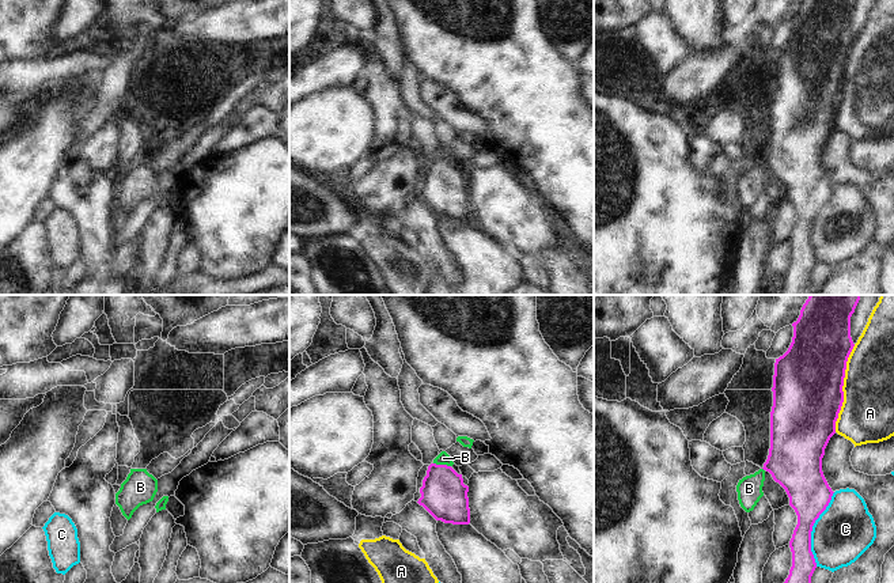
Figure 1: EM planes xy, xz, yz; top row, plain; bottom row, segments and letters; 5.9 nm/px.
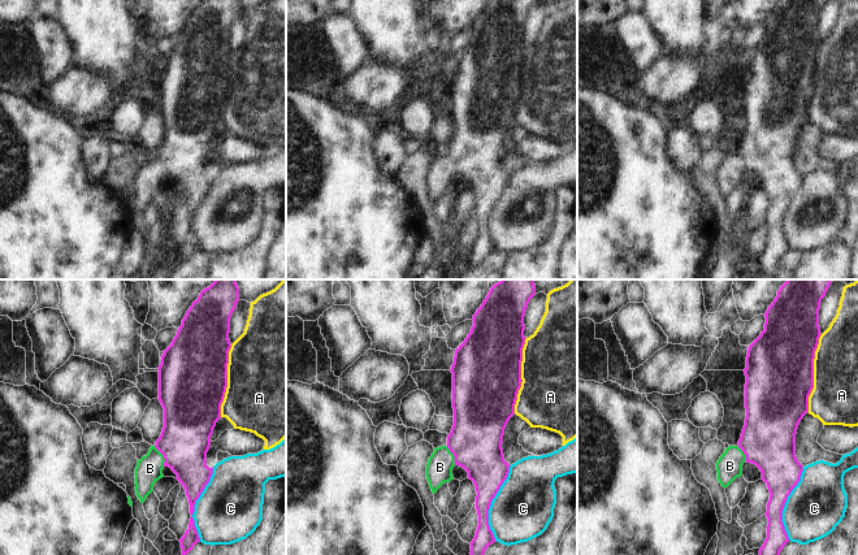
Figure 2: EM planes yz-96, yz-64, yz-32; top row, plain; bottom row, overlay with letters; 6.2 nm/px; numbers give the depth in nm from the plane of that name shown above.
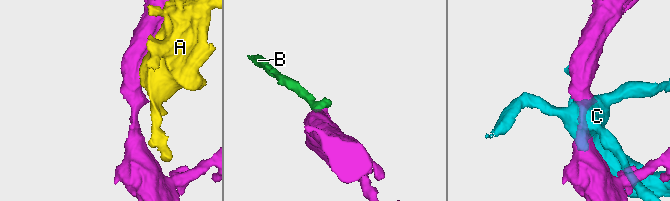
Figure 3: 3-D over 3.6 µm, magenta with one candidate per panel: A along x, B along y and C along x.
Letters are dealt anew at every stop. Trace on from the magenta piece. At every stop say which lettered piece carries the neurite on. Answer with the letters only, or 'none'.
B.

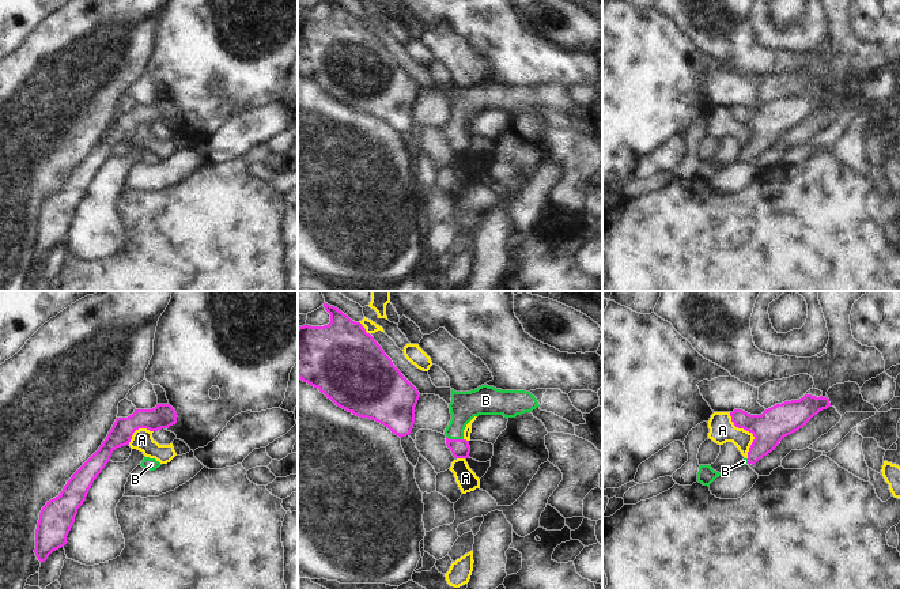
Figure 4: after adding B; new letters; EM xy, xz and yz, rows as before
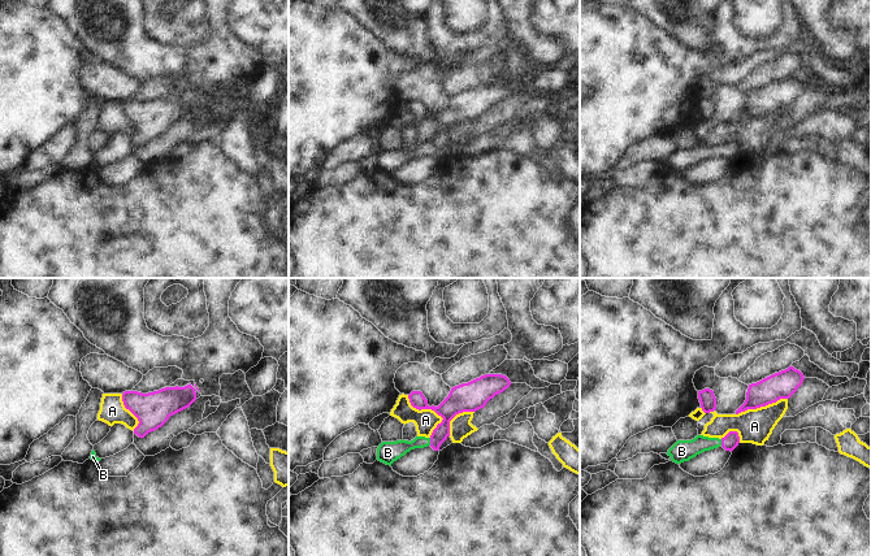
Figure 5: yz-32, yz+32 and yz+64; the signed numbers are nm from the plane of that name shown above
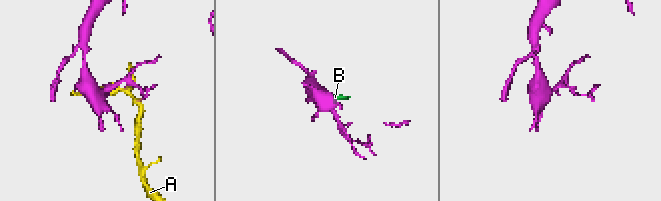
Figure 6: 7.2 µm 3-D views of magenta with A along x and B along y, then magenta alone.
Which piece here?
B.

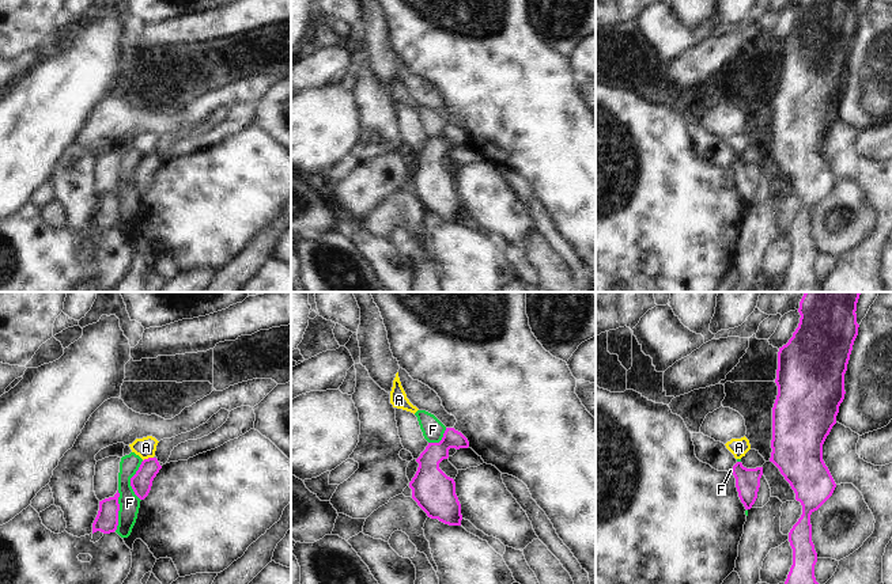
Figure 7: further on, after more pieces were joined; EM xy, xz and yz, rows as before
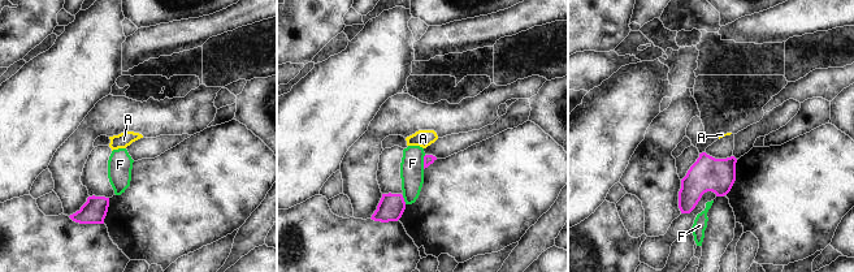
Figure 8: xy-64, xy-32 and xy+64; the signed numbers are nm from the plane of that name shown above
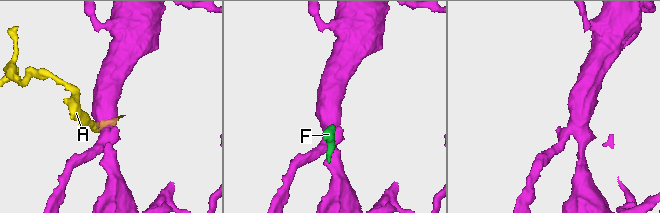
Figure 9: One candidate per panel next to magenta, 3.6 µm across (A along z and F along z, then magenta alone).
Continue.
none.

